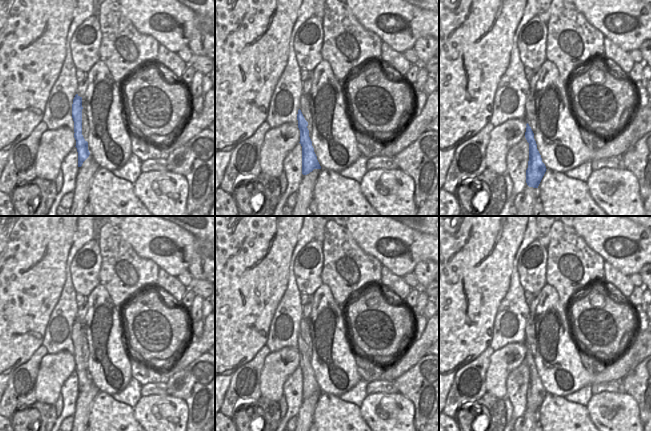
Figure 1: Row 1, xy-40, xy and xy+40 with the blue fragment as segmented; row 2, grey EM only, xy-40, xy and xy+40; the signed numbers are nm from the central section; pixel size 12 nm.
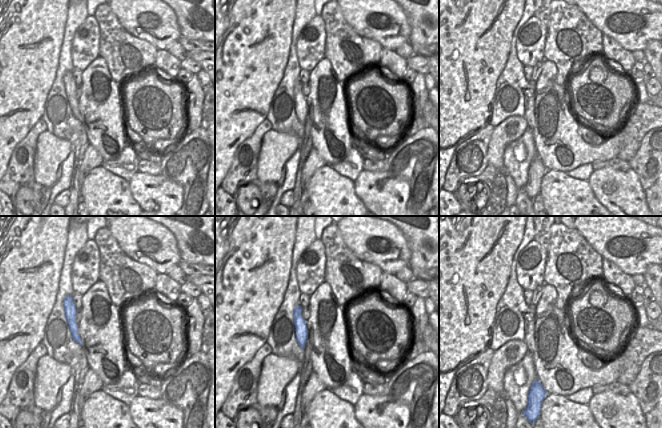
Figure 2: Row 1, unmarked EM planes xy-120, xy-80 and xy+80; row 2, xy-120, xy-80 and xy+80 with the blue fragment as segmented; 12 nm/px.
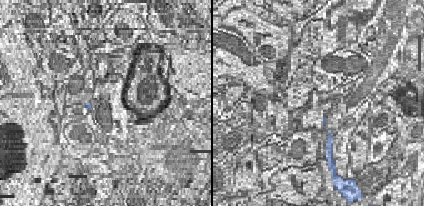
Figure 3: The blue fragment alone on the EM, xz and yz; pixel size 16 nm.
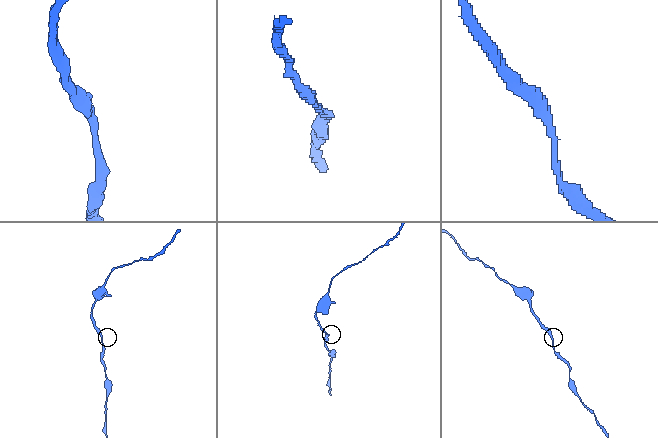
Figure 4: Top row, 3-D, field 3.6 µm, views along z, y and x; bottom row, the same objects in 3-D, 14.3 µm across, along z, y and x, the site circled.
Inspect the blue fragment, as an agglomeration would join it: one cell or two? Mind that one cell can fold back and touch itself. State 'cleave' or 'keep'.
keep

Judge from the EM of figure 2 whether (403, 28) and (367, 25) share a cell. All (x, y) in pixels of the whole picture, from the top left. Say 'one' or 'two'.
one

